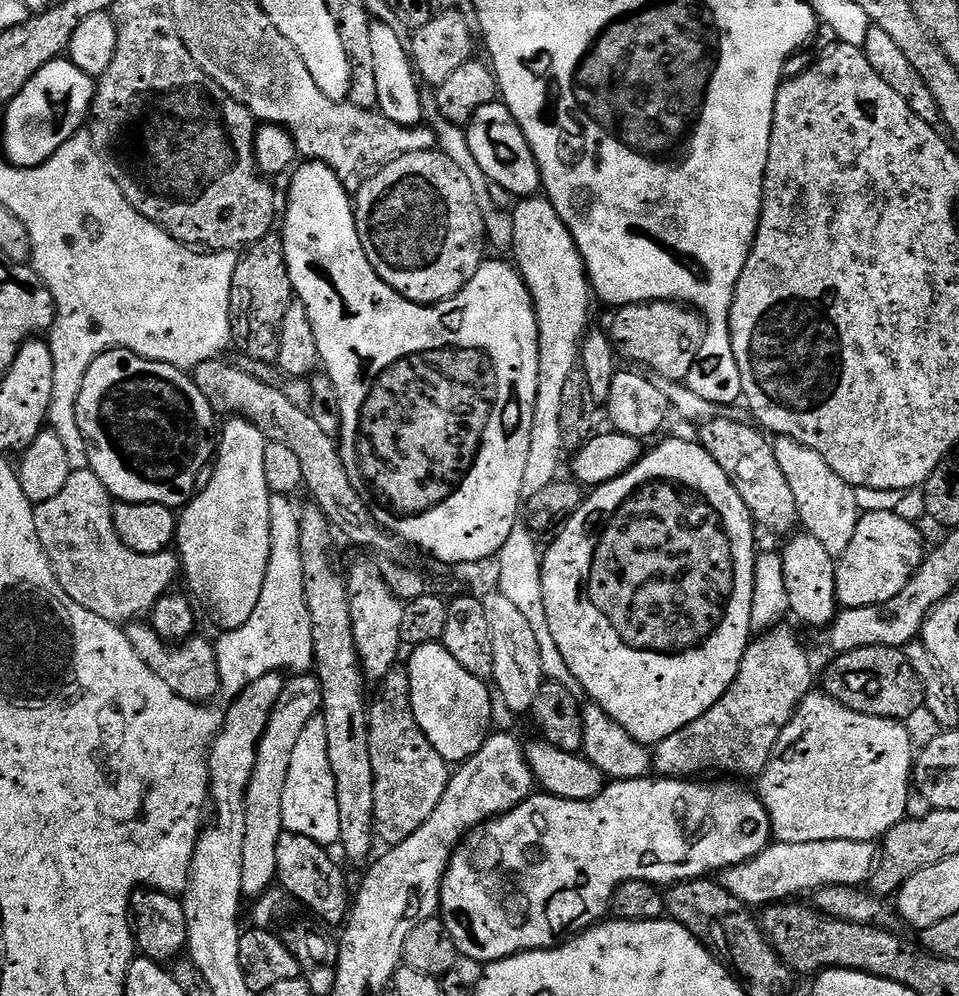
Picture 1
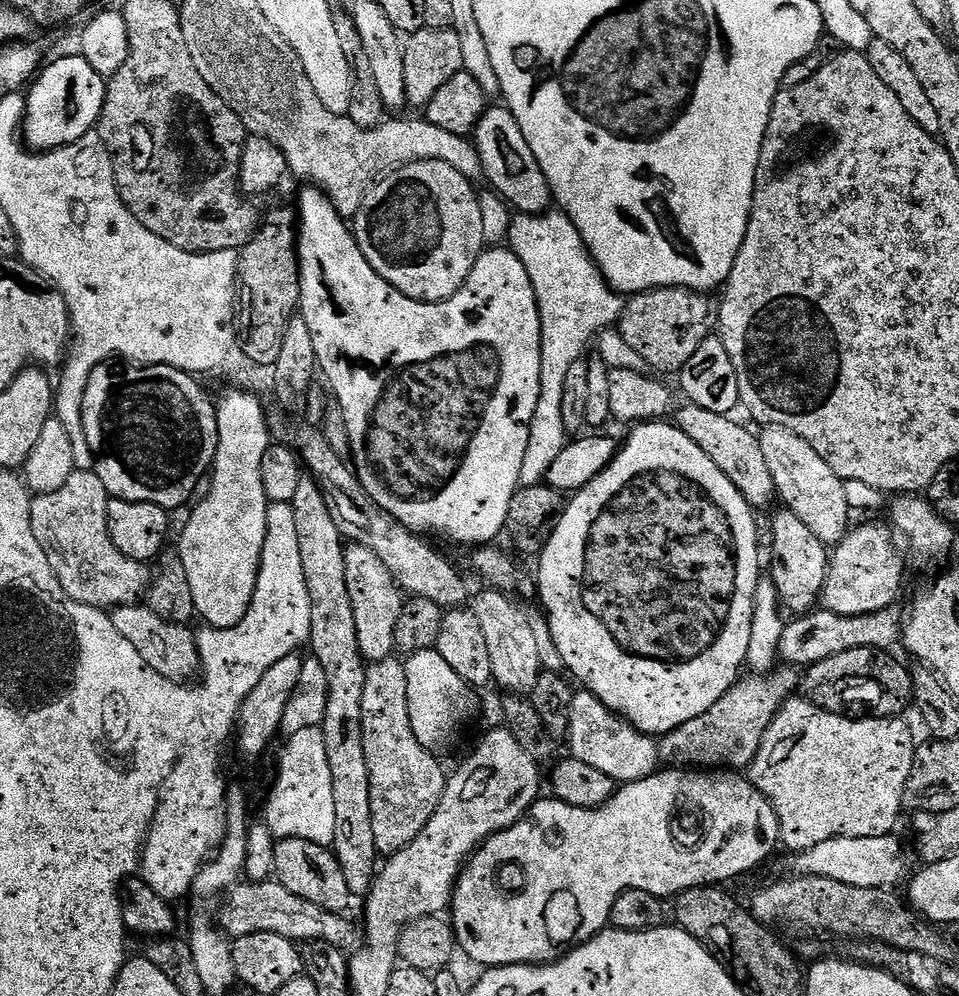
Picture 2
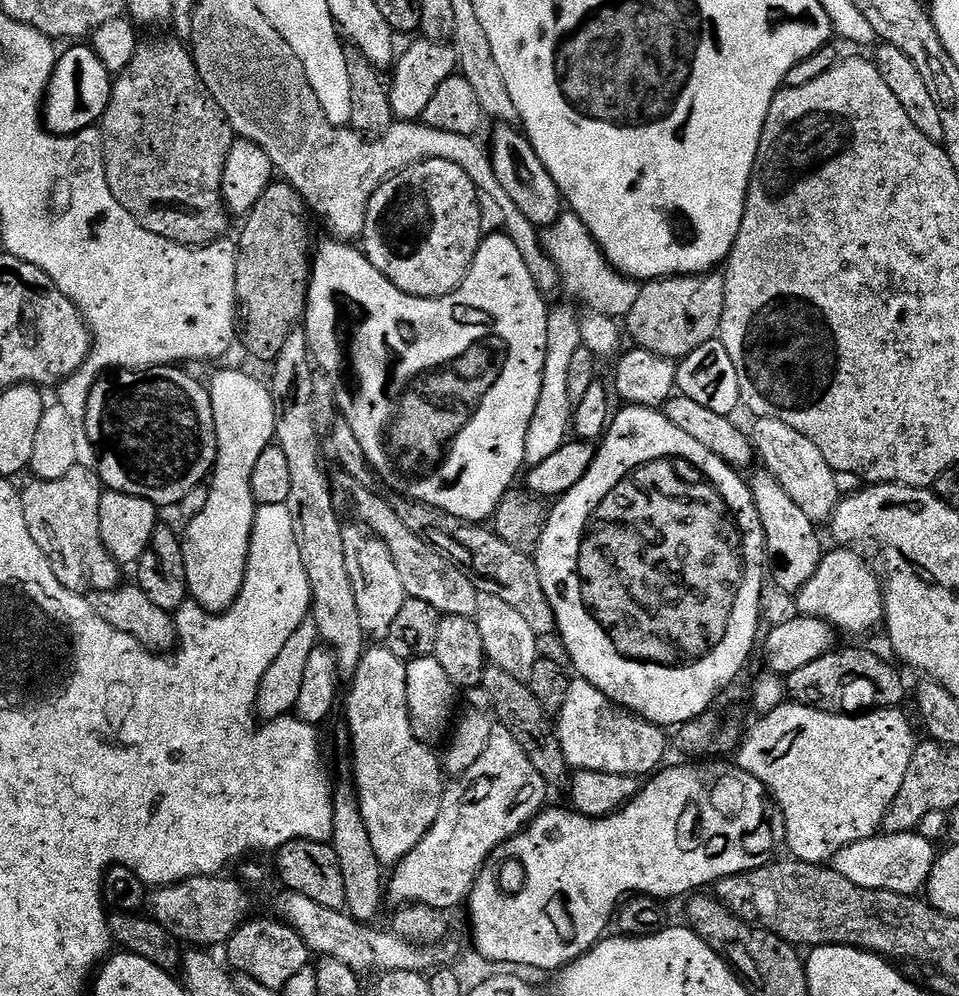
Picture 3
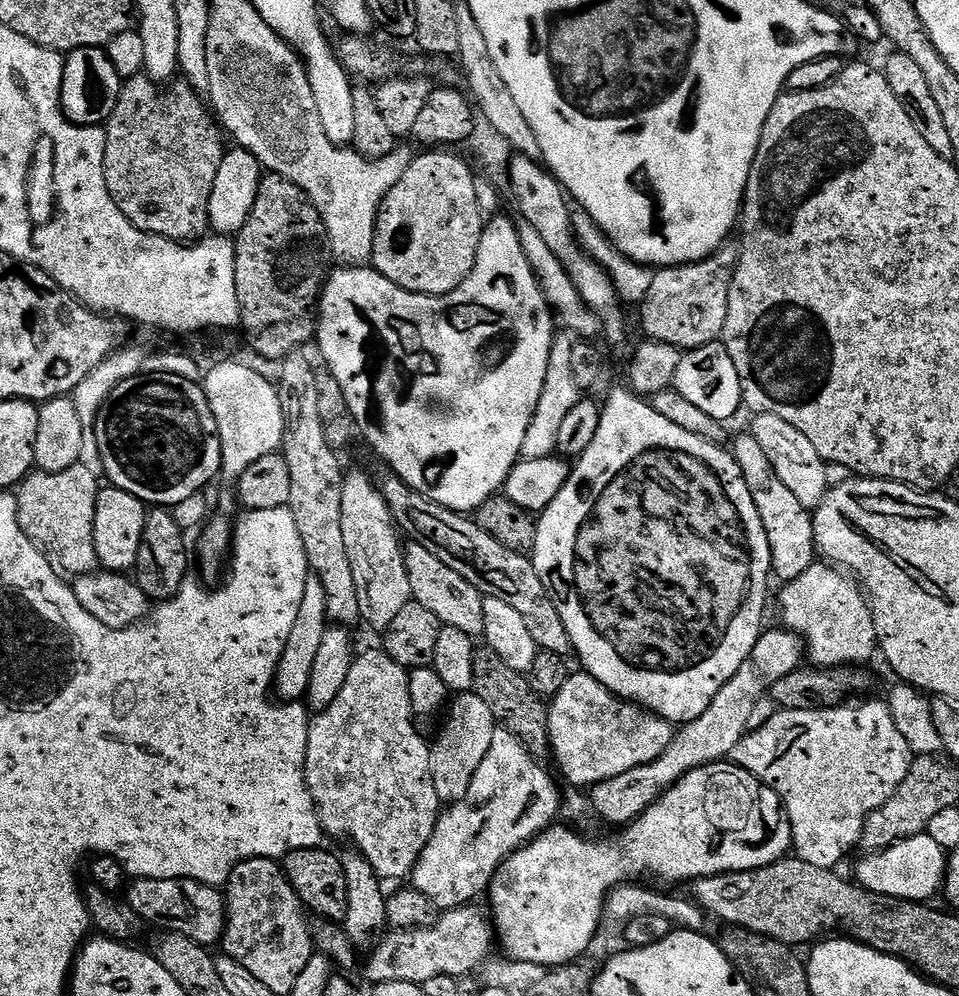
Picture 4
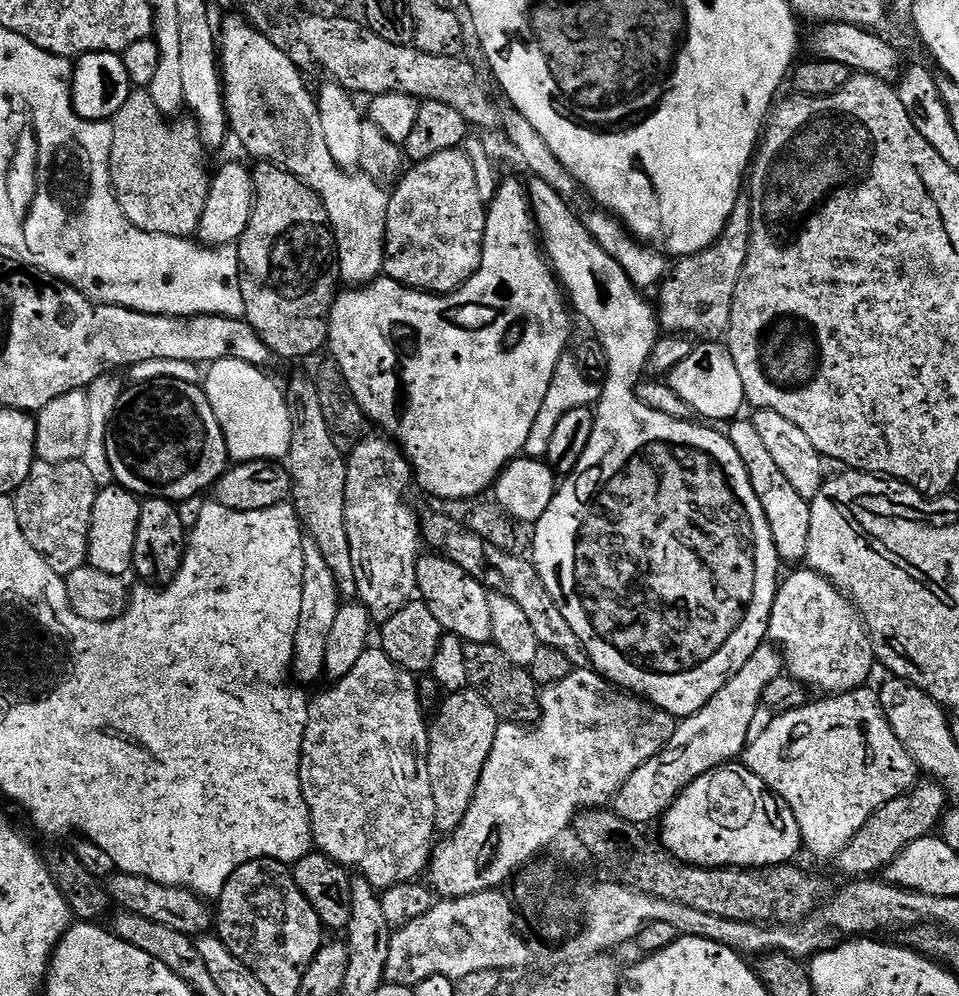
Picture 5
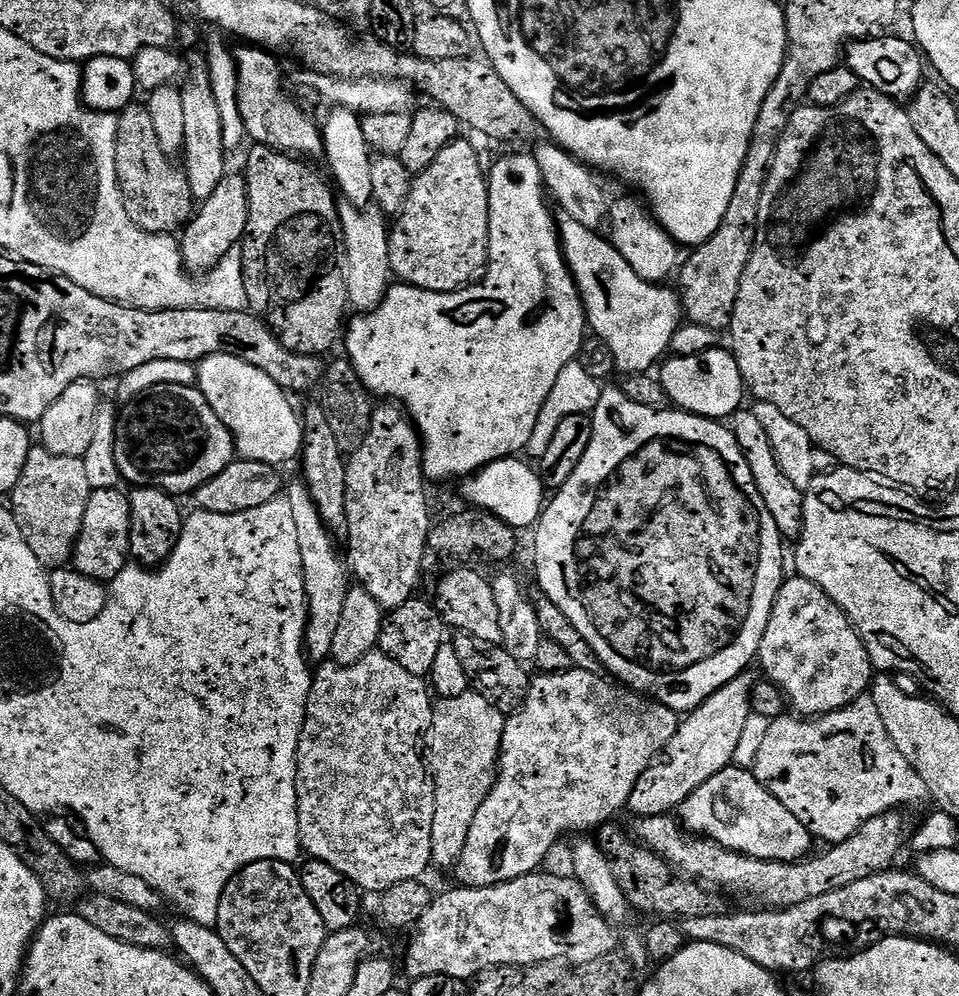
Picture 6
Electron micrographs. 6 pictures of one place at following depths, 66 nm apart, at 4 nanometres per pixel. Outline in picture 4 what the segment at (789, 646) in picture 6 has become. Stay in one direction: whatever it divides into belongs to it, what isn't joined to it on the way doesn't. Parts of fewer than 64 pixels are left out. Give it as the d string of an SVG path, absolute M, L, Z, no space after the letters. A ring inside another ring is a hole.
M817 562L806 574L787 581L780 596L783 627L803 640L807 659L816 668L864 666L878 652L872 606L867 595L851 575L843 576L840 572L843 571L839 567Z

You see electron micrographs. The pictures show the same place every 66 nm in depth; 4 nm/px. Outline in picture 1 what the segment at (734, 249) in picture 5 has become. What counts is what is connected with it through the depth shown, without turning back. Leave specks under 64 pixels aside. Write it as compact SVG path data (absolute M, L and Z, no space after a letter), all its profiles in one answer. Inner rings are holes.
M651 300L648 304L625 304L619 309L612 324L610 339L615 351L636 364L645 364L648 372L657 372L668 379L687 381L690 366L694 366L698 350L704 341L706 331L701 317L691 307L671 300Z

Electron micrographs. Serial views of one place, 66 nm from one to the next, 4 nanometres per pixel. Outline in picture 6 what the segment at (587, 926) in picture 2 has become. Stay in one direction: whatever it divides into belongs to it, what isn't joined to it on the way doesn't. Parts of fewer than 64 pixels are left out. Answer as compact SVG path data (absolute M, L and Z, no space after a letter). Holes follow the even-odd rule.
M729 766L702 782L702 786L680 804L678 819L687 831L750 858L794 864L813 851L814 838L806 826L802 826L802 822L798 822L798 818L794 818L747 768Z

